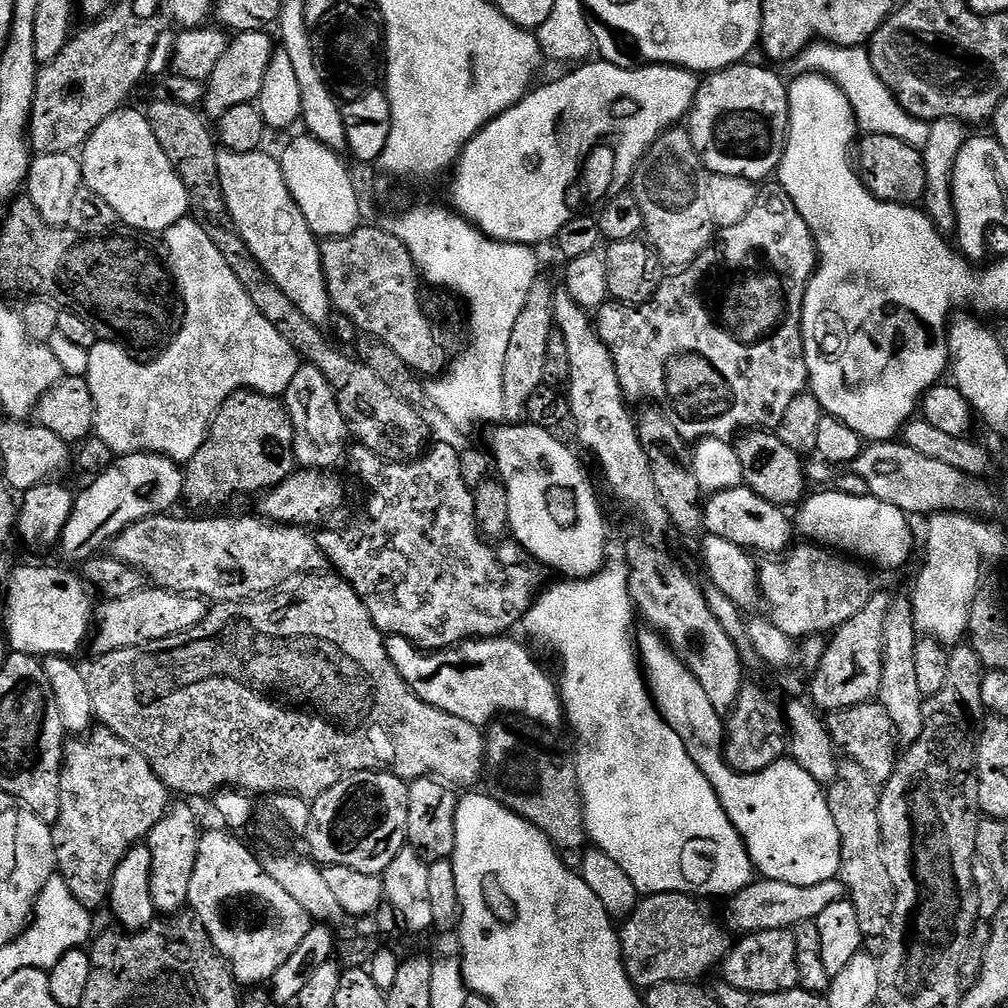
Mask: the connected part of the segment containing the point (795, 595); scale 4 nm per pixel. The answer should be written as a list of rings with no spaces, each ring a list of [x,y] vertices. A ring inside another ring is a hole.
[[[811,542],[798,544],[787,554],[765,559],[765,564],[759,565],[760,590],[766,608],[768,604],[770,619],[778,630],[793,638],[835,633],[872,601],[874,589],[868,577],[869,569],[863,563],[823,546]]]

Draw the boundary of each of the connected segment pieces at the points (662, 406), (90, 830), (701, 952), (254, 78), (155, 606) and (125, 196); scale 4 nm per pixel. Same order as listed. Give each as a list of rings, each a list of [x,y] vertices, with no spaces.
[[[761,191],[756,197],[754,210],[746,214],[738,226],[719,229],[713,243],[696,259],[694,264],[681,268],[672,277],[661,279],[658,290],[644,304],[630,305],[619,302],[609,302],[595,313],[594,323],[596,333],[610,350],[614,360],[616,374],[621,390],[629,401],[656,400],[655,407],[664,413],[664,419],[682,434],[685,442],[699,442],[709,438],[714,440],[731,441],[737,434],[745,430],[772,430],[782,422],[782,414],[786,414],[786,406],[794,402],[809,387],[808,367],[804,353],[802,338],[802,318],[804,317],[804,299],[812,275],[816,273],[818,257],[816,255],[816,239],[812,236],[810,226],[802,222],[802,214],[792,205],[792,201],[783,191]]]
[[[103,726],[97,727],[95,730],[89,731],[83,738],[76,740],[67,745],[64,754],[64,768],[60,772],[60,789],[62,790],[62,810],[58,814],[55,824],[51,825],[52,841],[56,847],[56,866],[58,874],[66,882],[66,886],[70,886],[70,894],[74,894],[74,898],[78,898],[78,902],[82,902],[82,906],[89,910],[97,910],[96,908],[105,907],[108,891],[112,885],[114,878],[114,870],[118,870],[118,862],[122,862],[122,858],[126,858],[126,854],[131,848],[136,847],[150,834],[150,830],[154,830],[154,826],[158,826],[158,822],[167,814],[170,807],[170,789],[166,787],[160,780],[160,776],[152,769],[150,762],[140,753],[134,746],[130,746],[130,742],[122,742],[122,738],[118,738],[112,731]]]
[[[653,892],[637,903],[635,910],[623,921],[624,928],[622,924],[619,929],[624,969],[637,988],[647,990],[666,982],[696,982],[701,979],[699,976],[706,975],[715,964],[716,967],[723,965],[734,940],[728,937],[729,929],[716,921],[708,904],[711,903],[687,892]]]
[[[267,31],[242,32],[231,37],[226,54],[222,54],[218,66],[214,66],[214,74],[210,74],[206,81],[202,112],[209,121],[219,122],[226,110],[259,101],[262,81],[266,78],[266,66],[270,66],[274,51],[273,37],[271,40],[268,35]]]
[[[155,586],[138,590],[138,594],[129,594],[126,598],[104,600],[101,605],[94,612],[95,628],[90,640],[90,648],[92,644],[96,656],[188,632],[206,618],[210,607],[209,601],[202,596],[190,596],[187,592],[172,592],[169,588]]]
[[[124,106],[110,114],[90,134],[78,159],[84,175],[83,187],[114,206],[121,225],[129,224],[140,232],[163,234],[174,222],[189,215],[186,186],[182,186],[175,166],[166,158],[162,146],[158,146],[158,138],[154,138],[154,130],[150,130],[143,111],[135,112],[132,106]]]

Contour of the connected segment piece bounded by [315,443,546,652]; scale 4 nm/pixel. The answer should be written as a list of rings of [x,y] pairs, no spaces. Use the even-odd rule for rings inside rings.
[[[433,443],[431,447],[427,449],[423,454],[416,457],[415,460],[409,460],[407,462],[393,462],[391,460],[385,460],[383,456],[379,456],[378,454],[374,454],[374,450],[366,450],[365,448],[361,448],[359,446],[353,447],[351,451],[347,453],[346,460],[347,463],[352,463],[352,468],[354,471],[360,475],[360,480],[362,483],[365,484],[366,487],[372,488],[372,497],[368,500],[368,505],[364,508],[364,521],[361,524],[352,524],[349,528],[344,528],[341,532],[324,532],[328,530],[320,530],[315,533],[316,541],[318,542],[318,546],[322,550],[322,554],[324,555],[325,561],[329,565],[332,564],[334,567],[335,575],[340,576],[343,580],[346,581],[349,586],[352,587],[354,590],[354,594],[358,594],[362,598],[362,602],[366,606],[366,610],[370,614],[370,618],[374,622],[374,626],[378,626],[378,630],[382,633],[387,634],[388,636],[401,636],[402,638],[406,638],[411,644],[416,645],[418,648],[423,648],[425,652],[438,652],[442,648],[454,648],[457,644],[462,644],[466,640],[491,640],[493,638],[500,638],[503,637],[505,634],[511,633],[508,632],[511,630],[512,627],[519,625],[521,621],[524,619],[524,615],[529,612],[532,608],[532,602],[534,597],[541,591],[542,585],[545,583],[544,575],[546,575],[545,569],[542,565],[537,562],[537,560],[531,556],[522,545],[516,543],[515,540],[508,538],[505,539],[503,542],[505,544],[500,544],[496,548],[496,552],[494,549],[491,548],[490,545],[484,544],[488,543],[485,540],[485,537],[482,535],[479,528],[476,527],[476,519],[474,518],[474,492],[473,489],[470,489],[466,486],[466,483],[462,480],[462,473],[461,467],[459,466],[459,458],[461,449],[459,447],[455,448],[452,444],[436,444]]]

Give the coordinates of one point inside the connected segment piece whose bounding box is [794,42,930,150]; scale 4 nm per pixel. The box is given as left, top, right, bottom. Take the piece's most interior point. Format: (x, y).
(878, 113)

